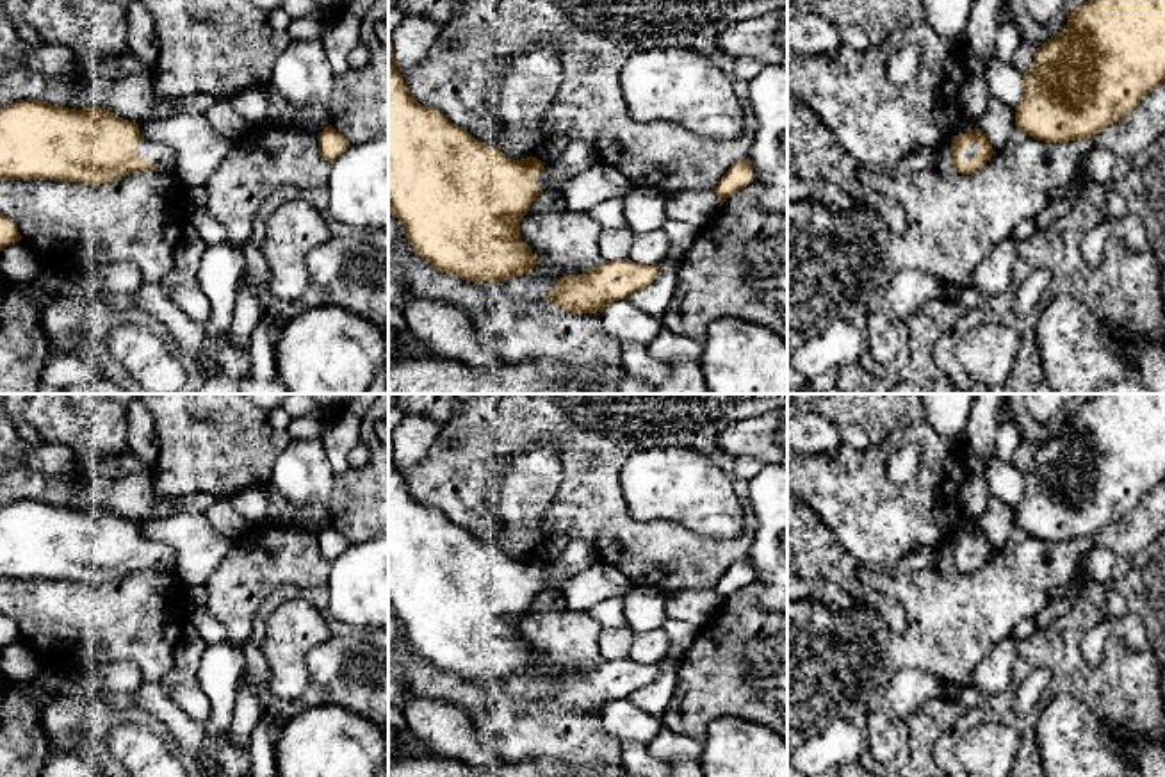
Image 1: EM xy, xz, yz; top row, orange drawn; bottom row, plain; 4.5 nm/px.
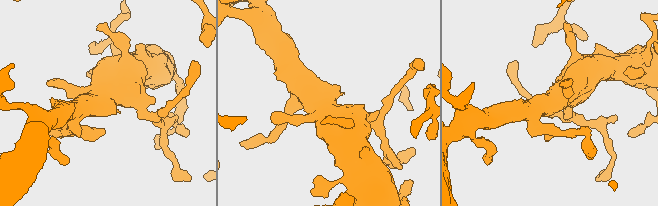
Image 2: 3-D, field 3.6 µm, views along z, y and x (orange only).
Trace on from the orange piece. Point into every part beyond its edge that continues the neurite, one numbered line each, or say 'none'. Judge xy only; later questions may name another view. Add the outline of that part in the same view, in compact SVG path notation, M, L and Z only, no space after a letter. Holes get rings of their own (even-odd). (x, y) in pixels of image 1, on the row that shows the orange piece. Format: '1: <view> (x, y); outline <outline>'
1: xy (164, 157); outline M143 137L137 143L137 153L146 162L153 162L159 168L157 169L159 173L169 175L169 176L178 176L176 153L169 146Z

